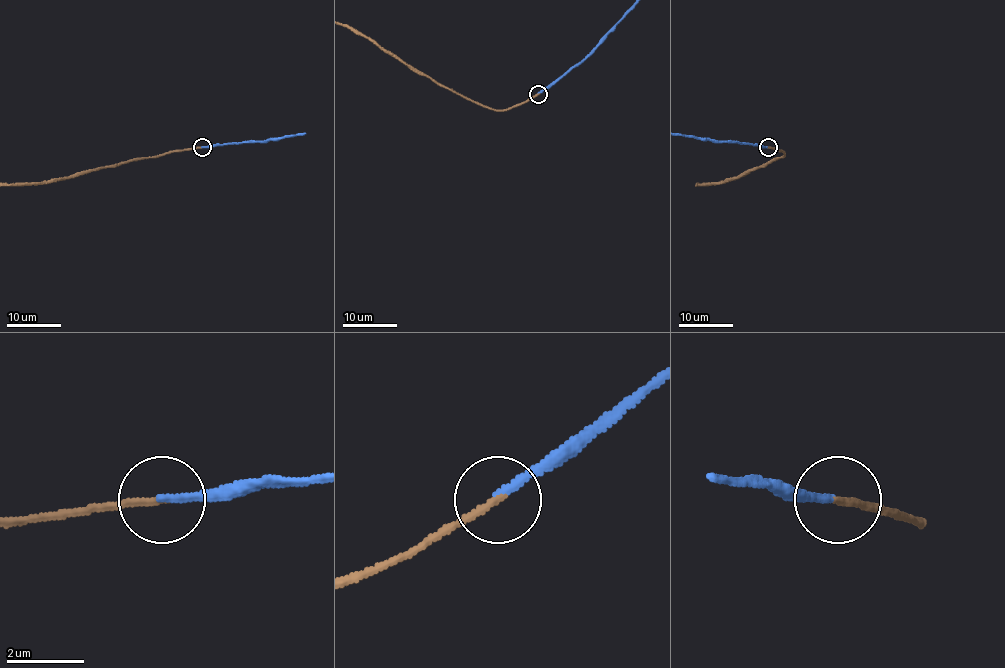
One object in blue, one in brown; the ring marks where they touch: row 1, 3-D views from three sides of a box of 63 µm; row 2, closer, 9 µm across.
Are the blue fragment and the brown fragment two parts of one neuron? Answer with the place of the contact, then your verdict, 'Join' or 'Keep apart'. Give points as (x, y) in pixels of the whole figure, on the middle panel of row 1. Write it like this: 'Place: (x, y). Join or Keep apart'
Place: (538, 94). Join

